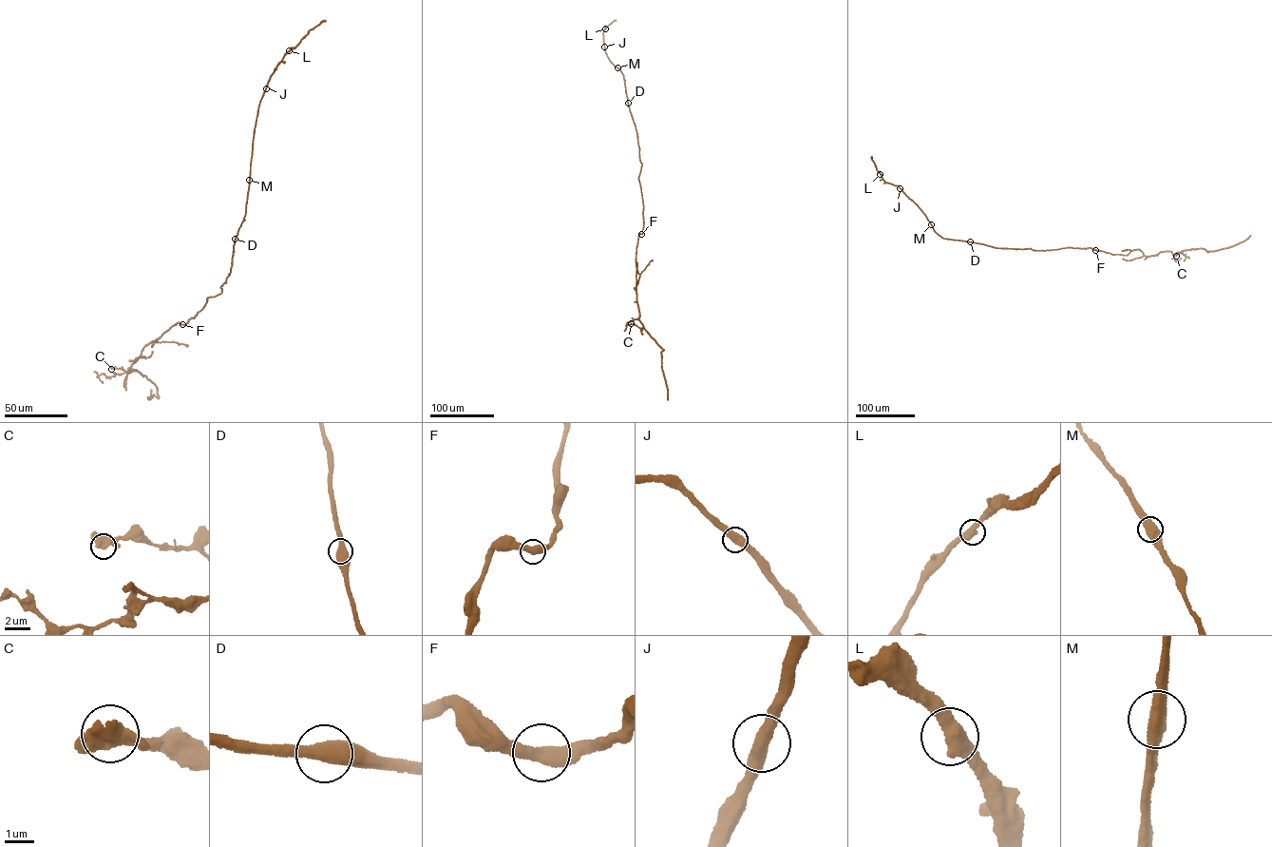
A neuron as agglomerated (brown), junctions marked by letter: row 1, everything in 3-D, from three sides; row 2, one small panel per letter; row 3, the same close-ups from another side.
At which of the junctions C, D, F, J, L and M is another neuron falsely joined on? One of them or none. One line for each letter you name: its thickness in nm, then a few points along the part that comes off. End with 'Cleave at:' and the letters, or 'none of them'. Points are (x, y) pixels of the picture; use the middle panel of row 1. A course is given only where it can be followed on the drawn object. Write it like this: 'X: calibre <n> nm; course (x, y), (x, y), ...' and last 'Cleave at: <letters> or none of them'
Cleave at: none of them

